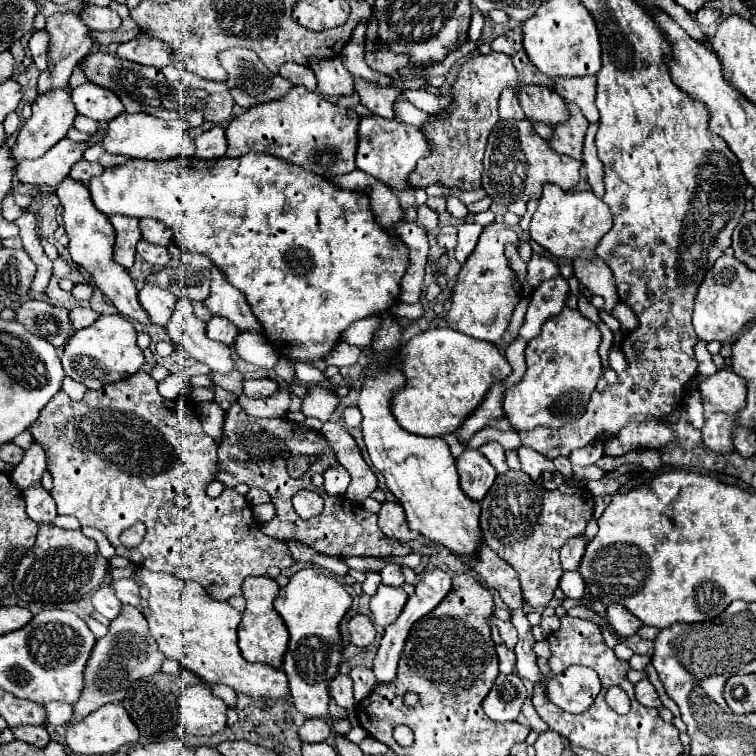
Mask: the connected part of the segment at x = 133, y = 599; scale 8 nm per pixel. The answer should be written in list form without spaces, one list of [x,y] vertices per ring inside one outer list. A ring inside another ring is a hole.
[[[131,578],[113,580],[111,586],[115,588],[115,595],[123,604],[139,606],[141,596],[139,596],[139,584]]]

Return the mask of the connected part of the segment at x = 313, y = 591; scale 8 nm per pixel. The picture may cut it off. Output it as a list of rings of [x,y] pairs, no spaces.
[[[303,568],[289,578],[287,586],[279,590],[273,604],[291,634],[283,670],[289,678],[293,704],[307,718],[325,717],[330,700],[327,684],[335,678],[343,652],[337,626],[351,606],[351,596],[333,576],[315,568]]]

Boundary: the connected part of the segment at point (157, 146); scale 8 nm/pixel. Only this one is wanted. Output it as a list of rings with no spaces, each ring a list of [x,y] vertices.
[[[123,112],[117,118],[113,118],[109,122],[103,148],[109,154],[121,154],[127,158],[143,158],[143,160],[169,160],[195,156],[195,144],[189,138],[189,126],[185,120],[165,120],[163,122],[161,118],[149,116],[145,112],[137,112],[137,114]]]

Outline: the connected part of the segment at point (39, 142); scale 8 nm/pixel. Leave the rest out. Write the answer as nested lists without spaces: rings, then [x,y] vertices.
[[[49,90],[49,94],[37,94],[35,102],[31,104],[33,116],[21,126],[17,136],[17,146],[11,150],[15,160],[23,158],[39,158],[43,156],[55,142],[67,136],[69,128],[73,126],[73,120],[77,116],[77,110],[73,106],[73,100],[69,98],[71,90]]]

